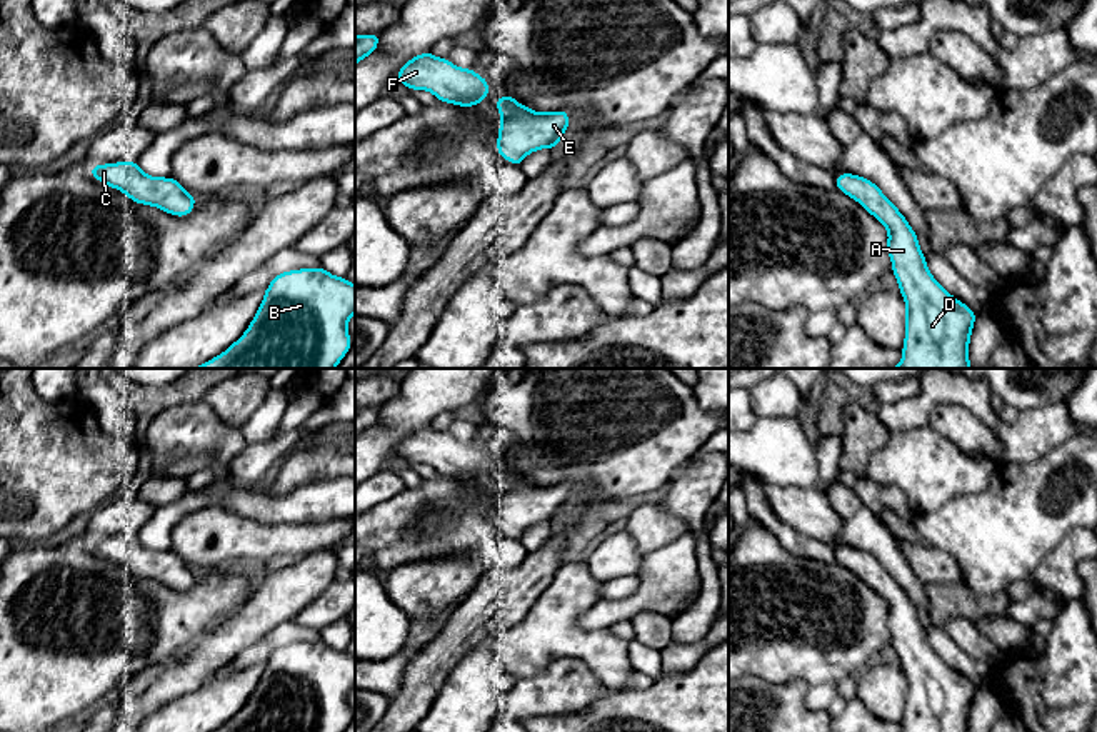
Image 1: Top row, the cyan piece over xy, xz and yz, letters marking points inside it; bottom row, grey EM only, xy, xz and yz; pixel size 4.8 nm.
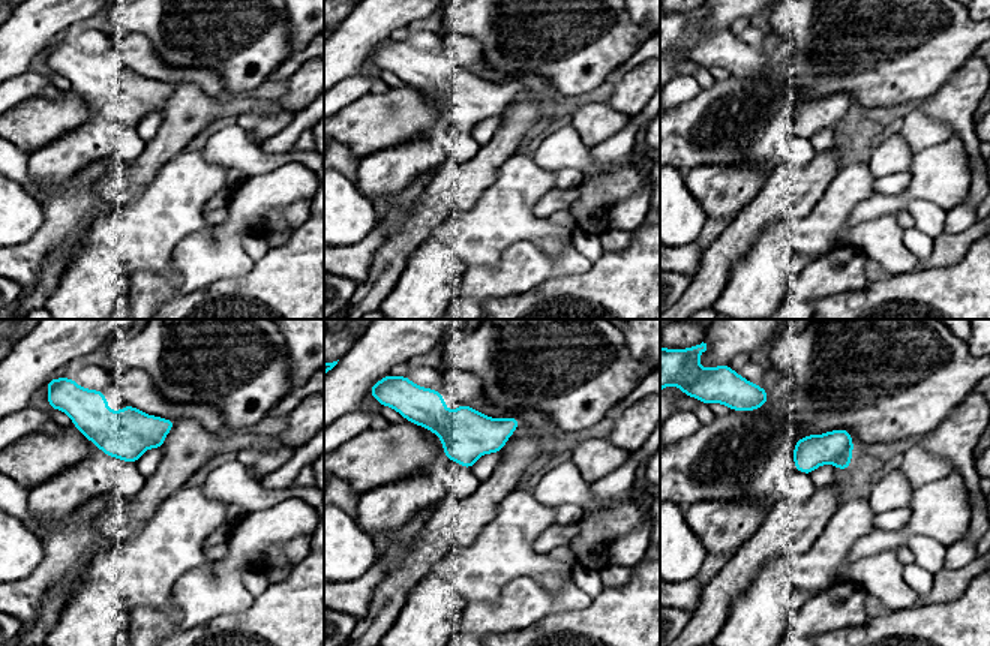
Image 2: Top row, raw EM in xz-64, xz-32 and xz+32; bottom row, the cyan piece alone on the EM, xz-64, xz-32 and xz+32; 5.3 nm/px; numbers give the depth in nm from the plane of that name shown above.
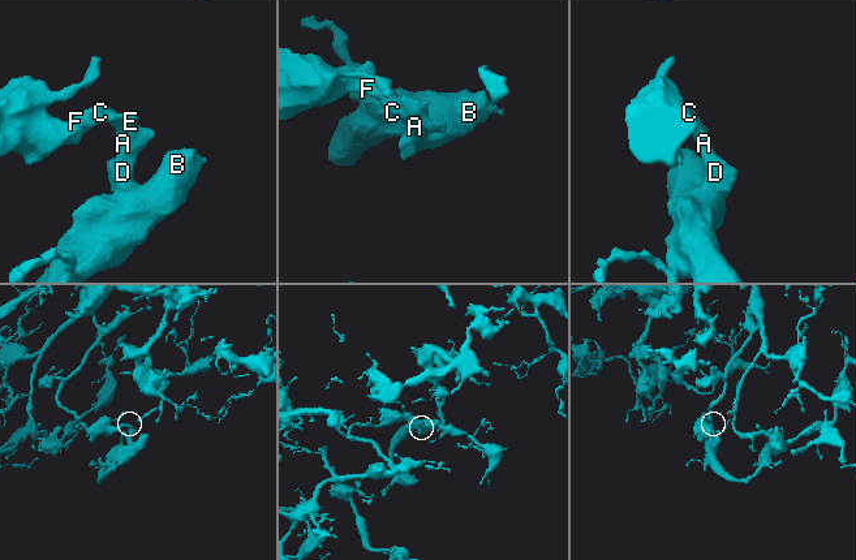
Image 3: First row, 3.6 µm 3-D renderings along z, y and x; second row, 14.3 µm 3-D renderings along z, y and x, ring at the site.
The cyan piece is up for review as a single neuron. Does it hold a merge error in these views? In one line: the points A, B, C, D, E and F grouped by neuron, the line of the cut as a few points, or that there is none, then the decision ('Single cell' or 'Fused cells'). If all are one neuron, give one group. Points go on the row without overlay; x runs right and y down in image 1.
Groups: A B C D E F. No split. Single cell

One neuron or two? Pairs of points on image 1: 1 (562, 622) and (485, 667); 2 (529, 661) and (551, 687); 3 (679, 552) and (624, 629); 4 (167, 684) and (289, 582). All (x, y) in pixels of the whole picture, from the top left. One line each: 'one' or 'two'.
1: two
2: two
3: two
4: one

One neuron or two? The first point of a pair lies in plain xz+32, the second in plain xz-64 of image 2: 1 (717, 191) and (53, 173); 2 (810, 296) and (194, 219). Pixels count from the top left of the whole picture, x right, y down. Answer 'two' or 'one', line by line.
1: one
2: two

